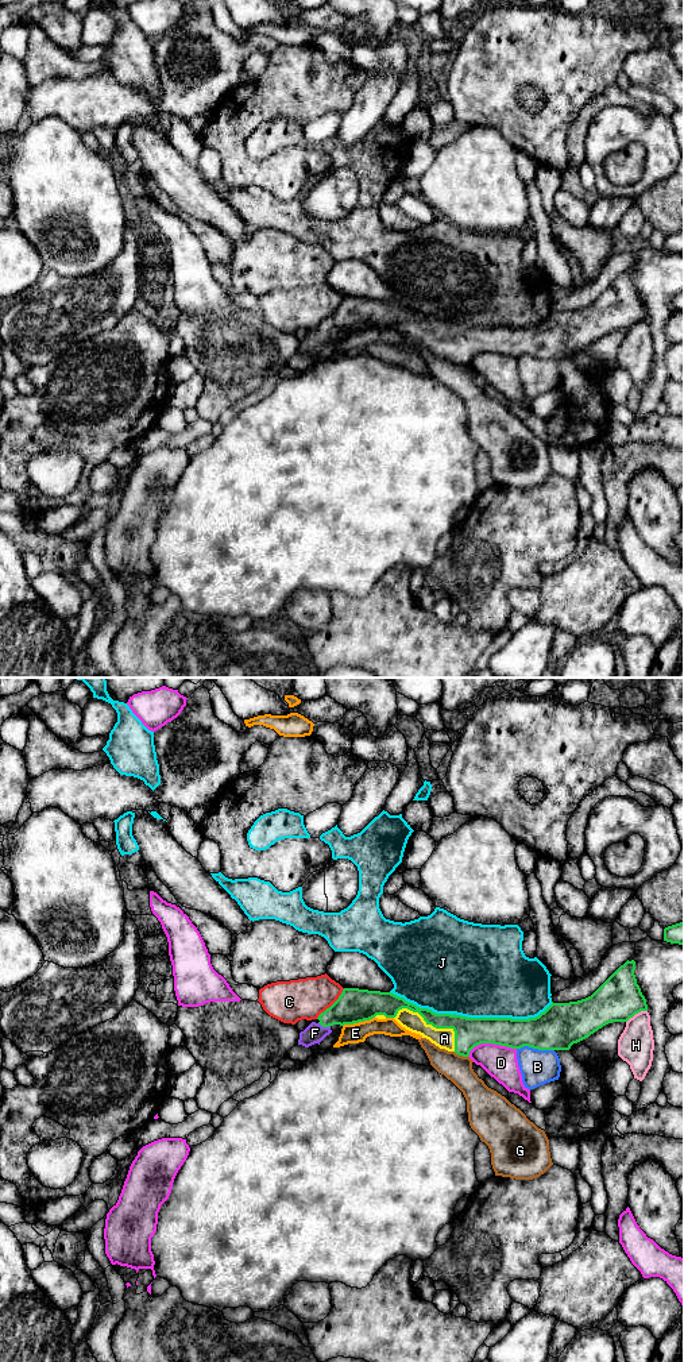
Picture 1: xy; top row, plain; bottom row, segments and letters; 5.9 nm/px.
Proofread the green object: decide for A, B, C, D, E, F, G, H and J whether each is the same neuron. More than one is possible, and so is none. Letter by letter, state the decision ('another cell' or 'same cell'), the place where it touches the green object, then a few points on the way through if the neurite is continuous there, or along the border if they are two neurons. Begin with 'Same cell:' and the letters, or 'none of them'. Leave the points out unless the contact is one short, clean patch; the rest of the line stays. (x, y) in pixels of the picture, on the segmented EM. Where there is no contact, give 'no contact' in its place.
Same cell: A, F
A: same cell; meets green in xy at (433, 1026)
B: another cell; meets green in xy at (536, 1048)
C: another cell; meets green in xy at (332, 1004)
D: another cell; meets green in xy at (490, 1042)
E: another cell; meets green in xy at (358, 1022)
F: same cell; meets green in xy at (324, 1026); runs through xy (354, 1004), (336, 1014), (324, 1026), (315, 1033)
G: another cell; meets green in xy at (460, 1054)
H: another cell; meets green in xy at (636, 1013); border along xy (646, 1010), (636, 1013), (626, 1022)
J: another cell; meets green in xy at (471, 1018)

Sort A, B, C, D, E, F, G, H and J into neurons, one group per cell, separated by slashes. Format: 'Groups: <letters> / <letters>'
Groups: A F / B / C / D / E G / H / J

